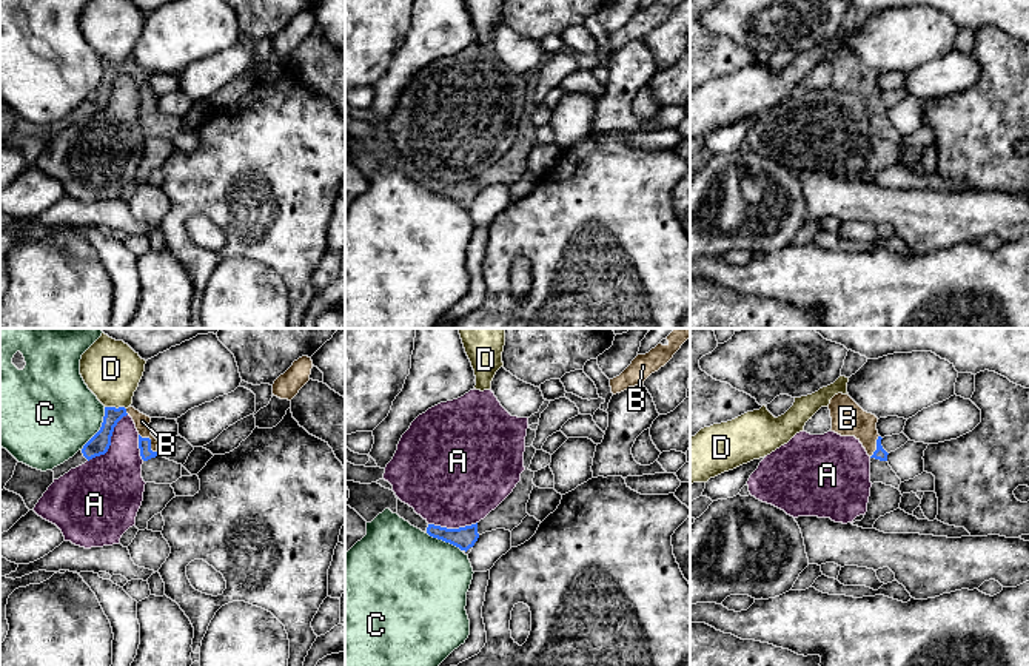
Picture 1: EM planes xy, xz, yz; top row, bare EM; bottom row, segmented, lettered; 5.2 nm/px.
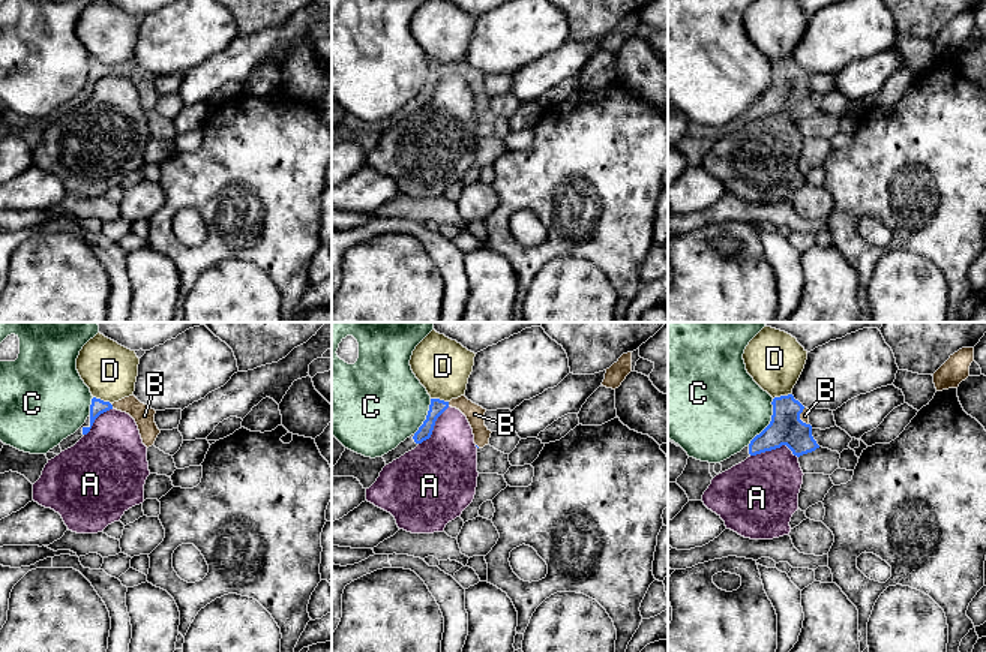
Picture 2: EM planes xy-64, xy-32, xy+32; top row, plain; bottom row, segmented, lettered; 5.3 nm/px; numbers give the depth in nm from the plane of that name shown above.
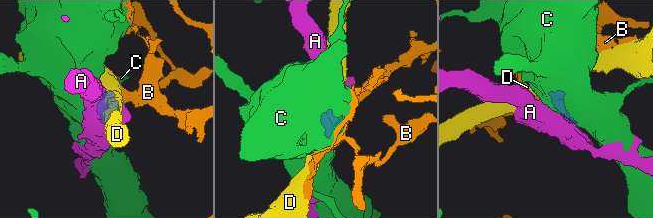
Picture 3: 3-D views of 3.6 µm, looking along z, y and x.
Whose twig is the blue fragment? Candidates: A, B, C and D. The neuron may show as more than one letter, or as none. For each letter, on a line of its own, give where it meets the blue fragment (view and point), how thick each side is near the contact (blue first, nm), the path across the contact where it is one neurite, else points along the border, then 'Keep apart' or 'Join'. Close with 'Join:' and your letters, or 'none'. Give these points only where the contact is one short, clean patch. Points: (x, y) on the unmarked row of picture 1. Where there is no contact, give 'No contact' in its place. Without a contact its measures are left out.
A: Touches blue at xy (110, 96). Thickness 110 nm (blue) against 360 nm. Keep apart
B: Touches blue at xy (150, 96). Thickness 70 nm (blue) against 80 nm. Path across: xy (147, 108), (150, 96), (144, 87), (142, 76). Join
C: Touches blue at xy (100, 84). Thickness 110 nm (blue) against 440 nm. Keep apart
D: Touches blue at xy (114, 62). Thickness 110 nm (blue) against 280 nm. Boundary: xy (105, 60), (125, 63). Keep apart
Join: B

